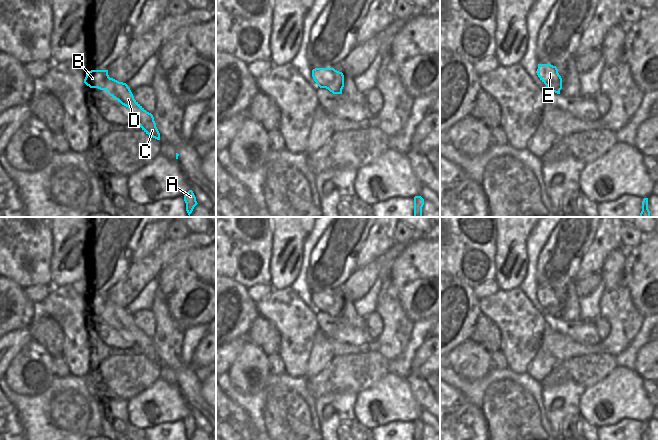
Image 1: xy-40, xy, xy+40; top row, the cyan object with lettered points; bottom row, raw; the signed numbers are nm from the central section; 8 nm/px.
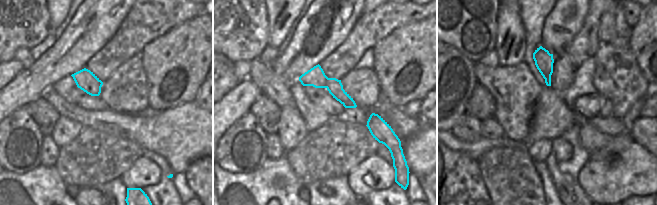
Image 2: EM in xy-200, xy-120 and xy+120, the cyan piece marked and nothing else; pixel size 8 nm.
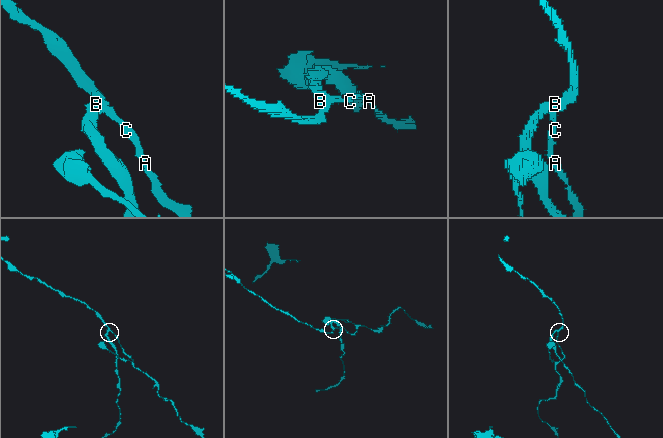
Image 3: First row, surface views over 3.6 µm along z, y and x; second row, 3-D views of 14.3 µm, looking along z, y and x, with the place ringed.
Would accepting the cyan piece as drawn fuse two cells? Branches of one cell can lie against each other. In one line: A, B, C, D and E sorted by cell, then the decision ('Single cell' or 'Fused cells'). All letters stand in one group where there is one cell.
Groups: A C D / B E. Fused cells

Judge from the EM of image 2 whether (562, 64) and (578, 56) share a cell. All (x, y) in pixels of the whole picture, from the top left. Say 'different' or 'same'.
different

